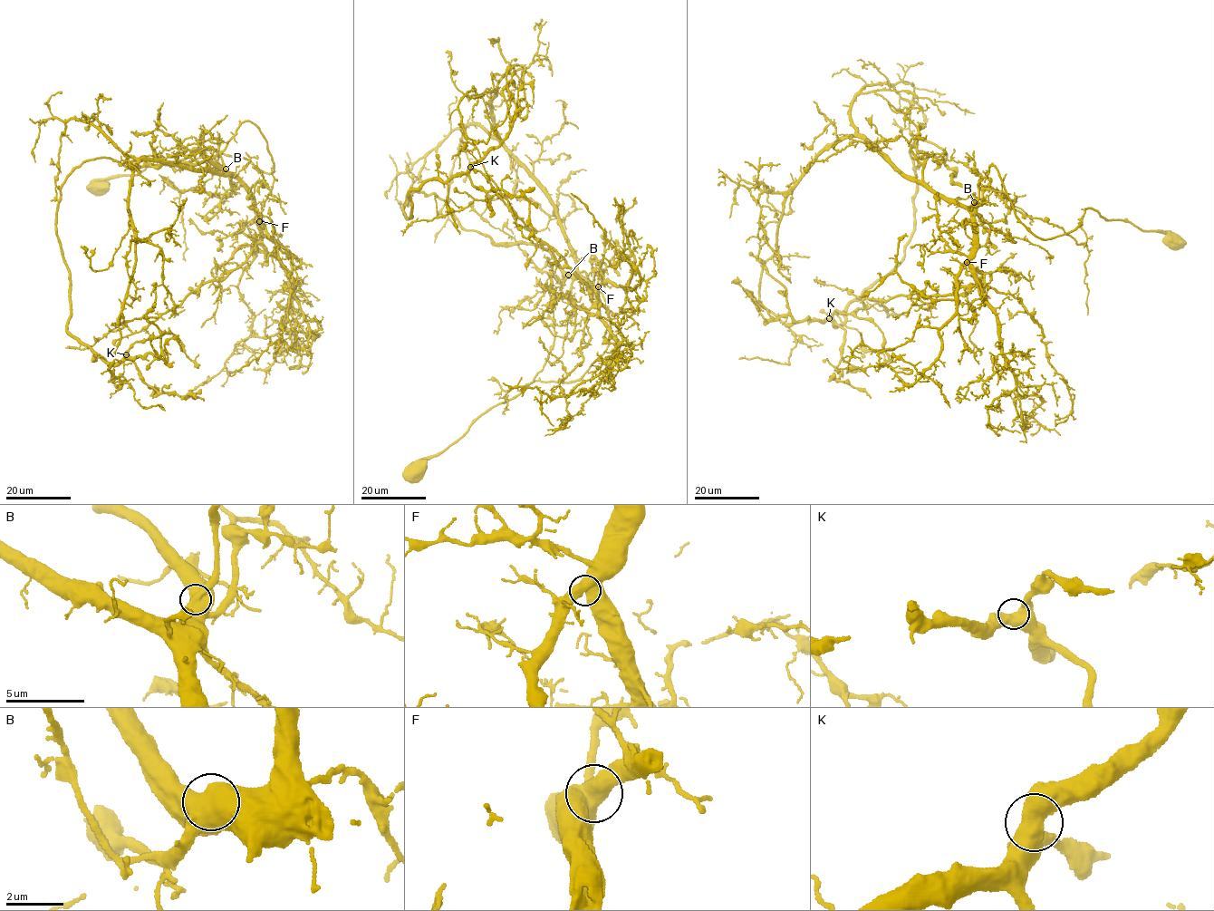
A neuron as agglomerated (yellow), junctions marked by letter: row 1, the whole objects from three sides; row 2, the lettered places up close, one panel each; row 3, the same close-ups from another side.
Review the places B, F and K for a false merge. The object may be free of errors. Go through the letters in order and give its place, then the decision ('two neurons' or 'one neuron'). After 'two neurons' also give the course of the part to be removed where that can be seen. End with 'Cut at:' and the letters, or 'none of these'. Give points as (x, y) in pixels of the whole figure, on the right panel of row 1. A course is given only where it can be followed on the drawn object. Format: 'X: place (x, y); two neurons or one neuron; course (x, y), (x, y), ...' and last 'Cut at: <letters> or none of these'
B: place (974, 202); one neuron
F: place (967, 262); one neuron
K: place (829, 318); one neuron
Cut at: none of these

